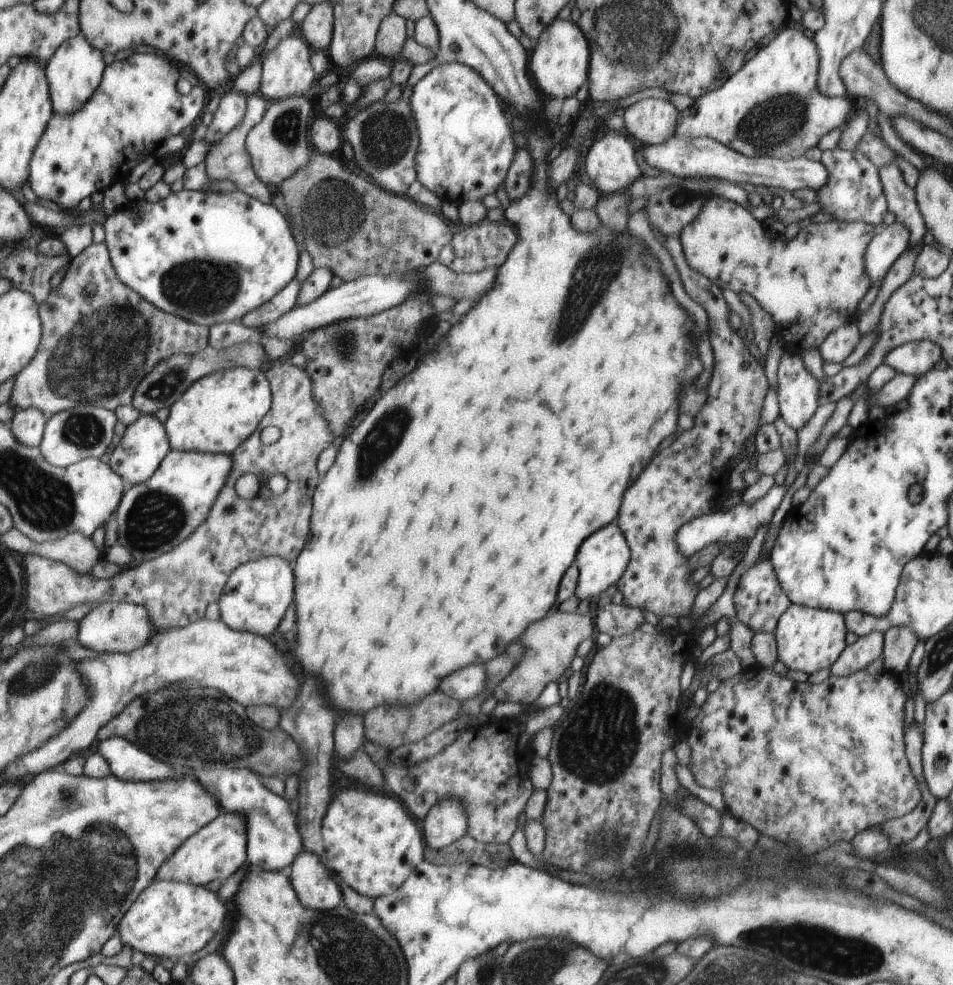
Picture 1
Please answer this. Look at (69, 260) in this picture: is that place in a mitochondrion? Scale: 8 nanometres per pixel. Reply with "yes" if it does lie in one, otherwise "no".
no

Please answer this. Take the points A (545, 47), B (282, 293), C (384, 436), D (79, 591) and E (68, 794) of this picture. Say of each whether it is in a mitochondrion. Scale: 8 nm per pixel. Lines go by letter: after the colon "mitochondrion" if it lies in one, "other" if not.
A: other
B: other
C: mitochondrion
D: other
E: mitochondrion

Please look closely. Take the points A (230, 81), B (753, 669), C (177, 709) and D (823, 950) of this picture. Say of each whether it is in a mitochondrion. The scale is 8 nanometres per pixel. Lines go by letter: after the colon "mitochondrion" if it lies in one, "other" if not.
A: other
B: other
C: mitochondrion
D: mitochondrion

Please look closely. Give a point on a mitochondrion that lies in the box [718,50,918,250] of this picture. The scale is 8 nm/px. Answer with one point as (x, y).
(768, 125)

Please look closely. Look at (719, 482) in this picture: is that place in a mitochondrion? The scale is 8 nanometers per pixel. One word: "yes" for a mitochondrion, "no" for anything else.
no

